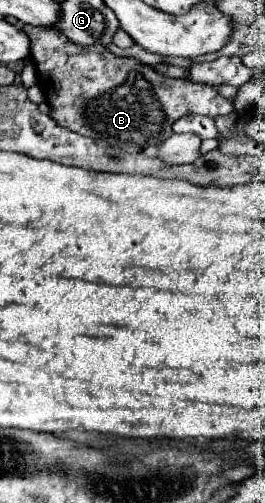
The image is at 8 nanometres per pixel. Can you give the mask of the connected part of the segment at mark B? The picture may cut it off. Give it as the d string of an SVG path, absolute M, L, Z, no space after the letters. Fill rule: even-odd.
M24 25L30 39L30 57L36 67L36 83L52 107L50 117L80 135L104 141L120 149L146 149L172 135L172 123L182 115L198 113L220 117L234 113L232 99L222 97L216 87L170 79L134 57L116 57L108 61L108 51L98 47L80 47L52 27Z

